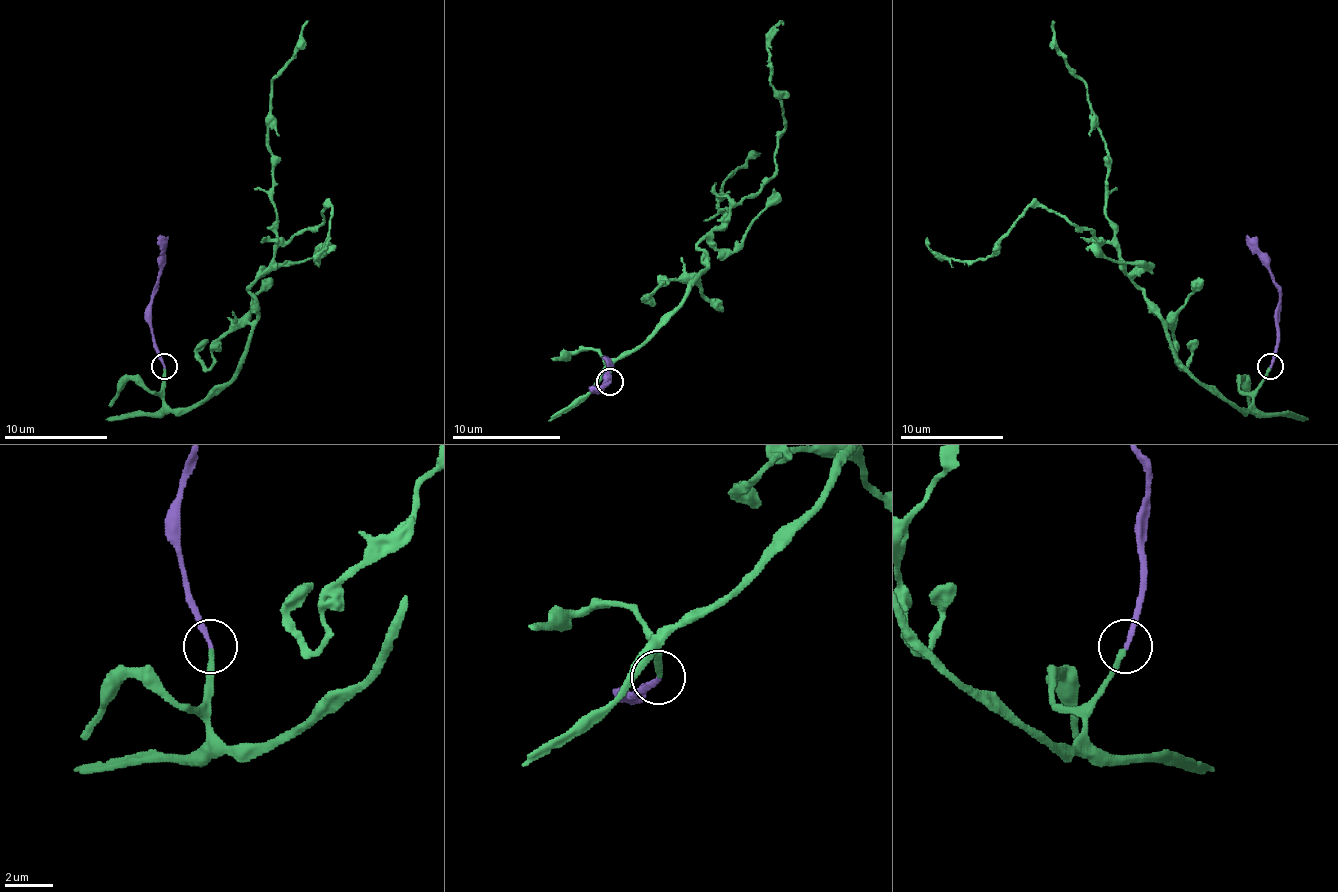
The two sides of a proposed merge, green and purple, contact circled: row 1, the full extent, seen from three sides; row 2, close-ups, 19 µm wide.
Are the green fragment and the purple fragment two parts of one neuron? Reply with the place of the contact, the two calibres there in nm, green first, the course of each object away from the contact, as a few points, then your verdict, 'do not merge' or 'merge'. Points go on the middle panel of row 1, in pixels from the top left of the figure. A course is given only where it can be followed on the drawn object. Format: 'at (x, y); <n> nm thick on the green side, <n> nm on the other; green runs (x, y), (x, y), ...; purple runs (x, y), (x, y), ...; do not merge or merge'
at (609, 381); 220 nm thick on the green side, 200 nm on the other; green runs (608, 381), (608, 364), (703, 273), (698, 246), (776, 170), (784, 129), (768, 37), (784, 21); purple runs (608, 381), (600, 389), (595, 389), (598, 391), (606, 383), (603, 356); merge

